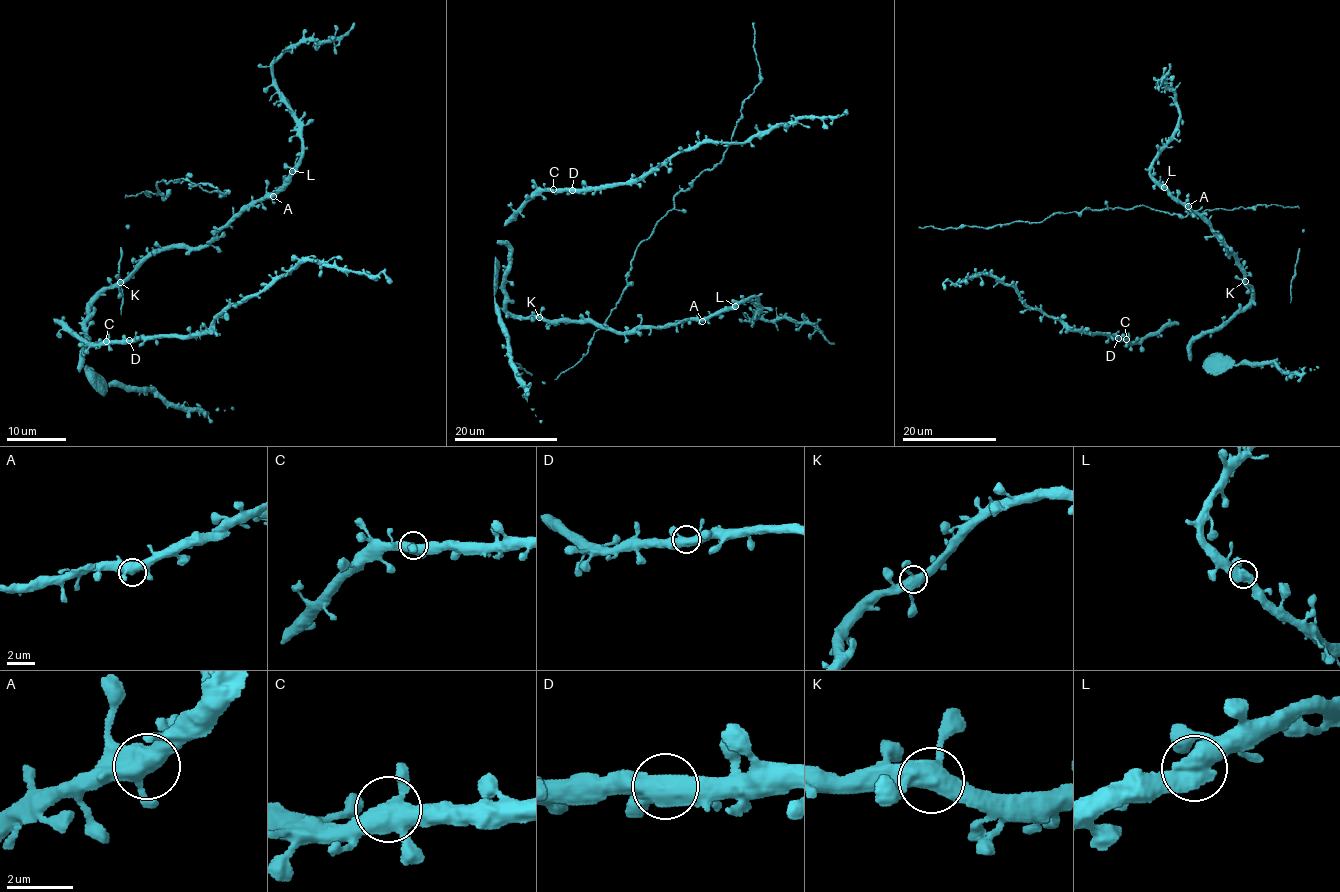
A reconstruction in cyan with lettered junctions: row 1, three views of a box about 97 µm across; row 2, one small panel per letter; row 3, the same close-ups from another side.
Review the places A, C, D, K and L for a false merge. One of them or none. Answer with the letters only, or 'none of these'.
none of these

